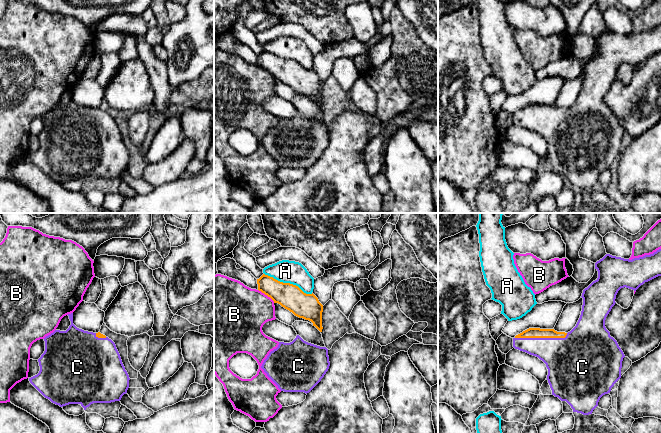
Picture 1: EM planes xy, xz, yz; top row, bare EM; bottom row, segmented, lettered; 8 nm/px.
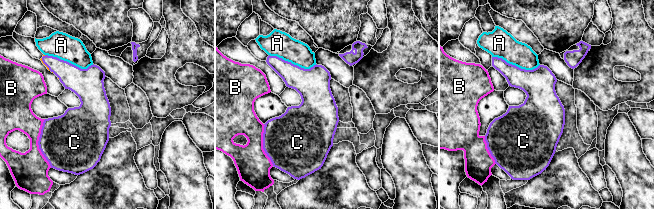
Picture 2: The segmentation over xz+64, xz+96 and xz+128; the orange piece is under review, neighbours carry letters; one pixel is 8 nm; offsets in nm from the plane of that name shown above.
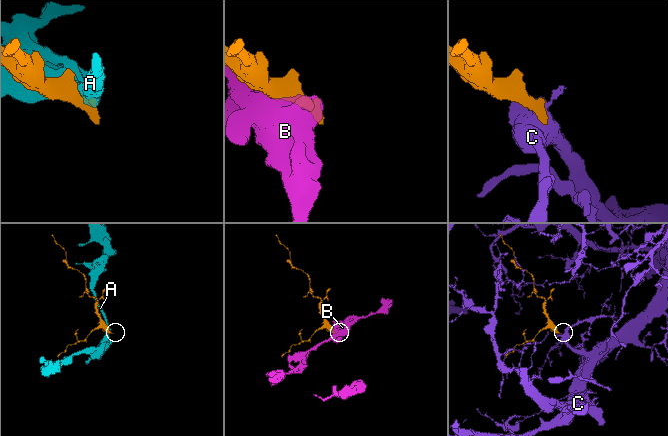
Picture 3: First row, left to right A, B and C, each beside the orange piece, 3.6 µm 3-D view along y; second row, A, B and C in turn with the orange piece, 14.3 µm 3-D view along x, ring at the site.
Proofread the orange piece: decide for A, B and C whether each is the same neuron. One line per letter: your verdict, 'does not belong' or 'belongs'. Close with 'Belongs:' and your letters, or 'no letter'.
A: does not belong
B: does not belong
C: belongs
Belongs: C

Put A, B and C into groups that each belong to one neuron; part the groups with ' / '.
A / B / C

